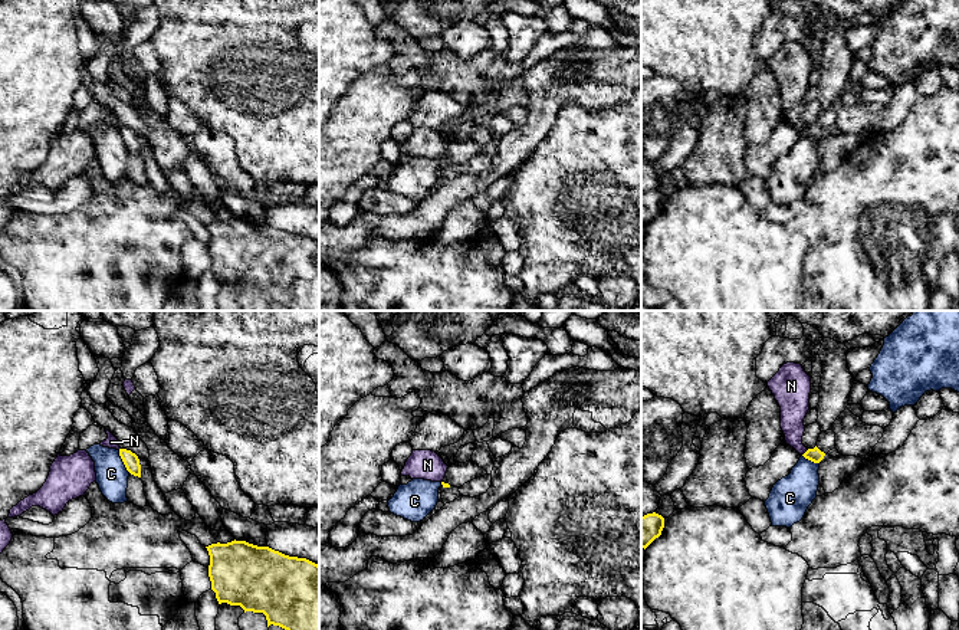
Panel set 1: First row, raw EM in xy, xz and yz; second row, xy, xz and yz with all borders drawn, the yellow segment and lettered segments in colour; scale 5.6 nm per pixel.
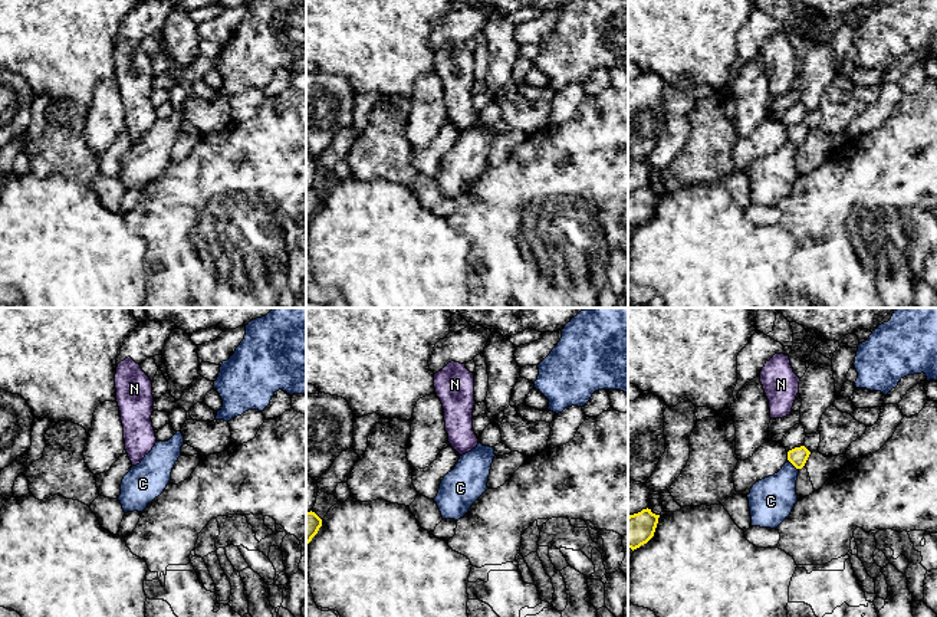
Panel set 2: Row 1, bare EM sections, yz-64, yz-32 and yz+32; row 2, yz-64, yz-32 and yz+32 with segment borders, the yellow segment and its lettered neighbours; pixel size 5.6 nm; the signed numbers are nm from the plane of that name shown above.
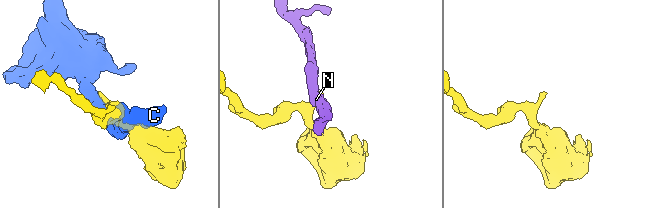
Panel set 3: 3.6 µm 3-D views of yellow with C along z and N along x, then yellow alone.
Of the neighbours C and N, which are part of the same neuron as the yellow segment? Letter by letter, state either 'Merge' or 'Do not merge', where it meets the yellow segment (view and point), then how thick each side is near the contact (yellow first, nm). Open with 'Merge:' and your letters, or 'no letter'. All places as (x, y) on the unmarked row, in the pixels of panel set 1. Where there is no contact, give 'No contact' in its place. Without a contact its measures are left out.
Merge: no letter
C: Do not merge. Touches yellow at xy (122, 138). Thickness 90 nm (yellow) against 180 nm
N: Do not merge. Touches yellow at yz (805, 130). Thickness 80 nm (yellow) against 150 nm

